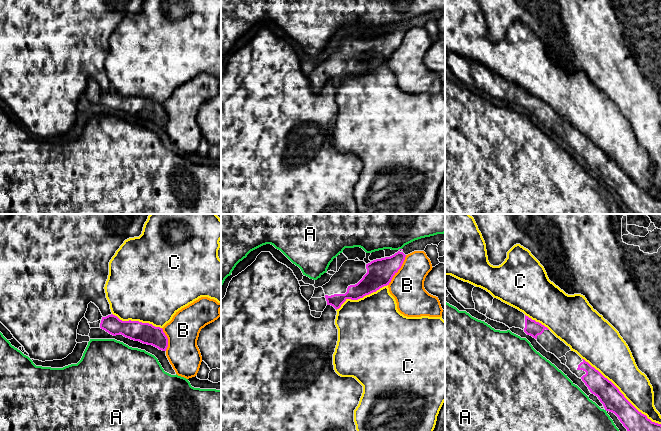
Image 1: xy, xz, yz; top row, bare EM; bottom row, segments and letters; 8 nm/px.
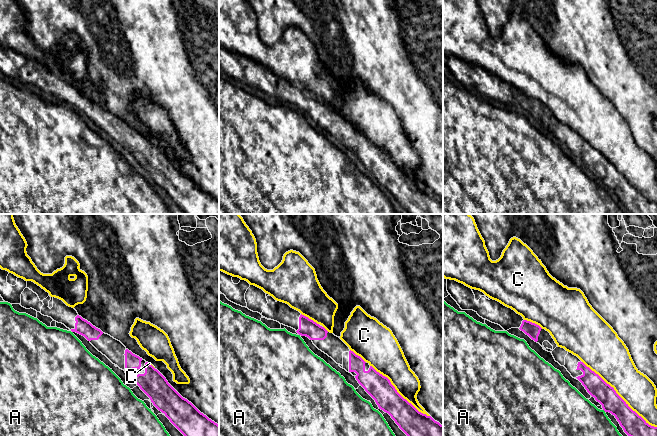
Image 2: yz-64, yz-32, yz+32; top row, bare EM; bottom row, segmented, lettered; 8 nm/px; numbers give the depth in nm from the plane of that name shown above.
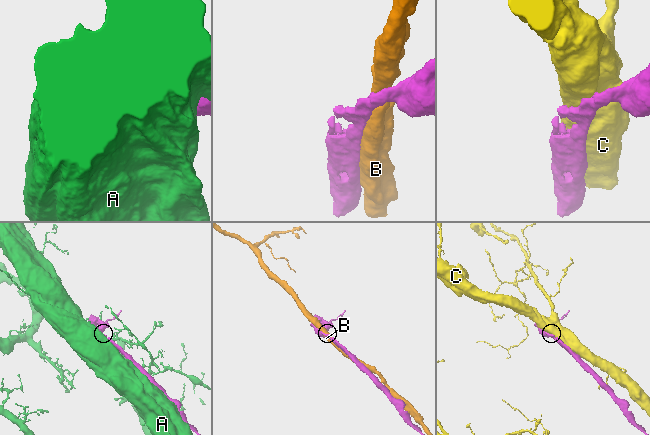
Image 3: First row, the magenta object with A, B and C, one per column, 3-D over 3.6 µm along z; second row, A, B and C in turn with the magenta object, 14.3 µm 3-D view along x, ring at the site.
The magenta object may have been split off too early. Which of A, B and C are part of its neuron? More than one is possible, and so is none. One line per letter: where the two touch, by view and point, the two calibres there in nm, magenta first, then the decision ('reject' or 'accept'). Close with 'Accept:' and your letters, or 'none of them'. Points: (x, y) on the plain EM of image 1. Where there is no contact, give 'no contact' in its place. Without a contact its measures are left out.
A: xz (399, 25) | 20/220 nm | reject
B: xz (398, 45) | 220/280 nm | reject
C: yz (621, 169) | 180/280 nm | reject
Accept: none of them

